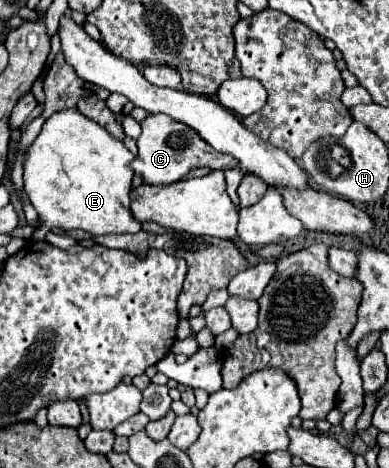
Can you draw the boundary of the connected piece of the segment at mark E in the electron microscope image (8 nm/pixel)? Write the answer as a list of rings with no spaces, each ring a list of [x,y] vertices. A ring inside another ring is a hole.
[[[69,108],[69,110],[61,110],[61,112],[55,112],[51,118],[47,118],[45,120],[45,124],[43,124],[43,128],[41,128],[41,132],[39,132],[39,136],[33,140],[33,144],[25,150],[25,160],[23,160],[23,182],[25,182],[25,192],[27,192],[27,196],[29,196],[29,200],[31,200],[31,204],[35,206],[35,210],[39,212],[39,218],[43,220],[43,224],[41,224],[41,228],[33,234],[33,240],[45,240],[45,234],[51,230],[51,228],[55,228],[55,226],[59,226],[59,228],[63,228],[63,230],[75,230],[75,228],[81,228],[81,230],[85,230],[85,232],[91,232],[91,234],[135,234],[135,232],[139,232],[141,230],[141,224],[139,222],[135,222],[135,218],[131,218],[131,210],[129,210],[129,192],[131,192],[131,178],[133,178],[133,168],[131,168],[131,162],[133,162],[133,154],[125,148],[125,144],[123,144],[123,140],[119,140],[119,138],[115,138],[115,136],[111,136],[101,124],[97,124],[95,120],[91,120],[91,118],[87,118],[87,116],[83,116],[77,108]]]

